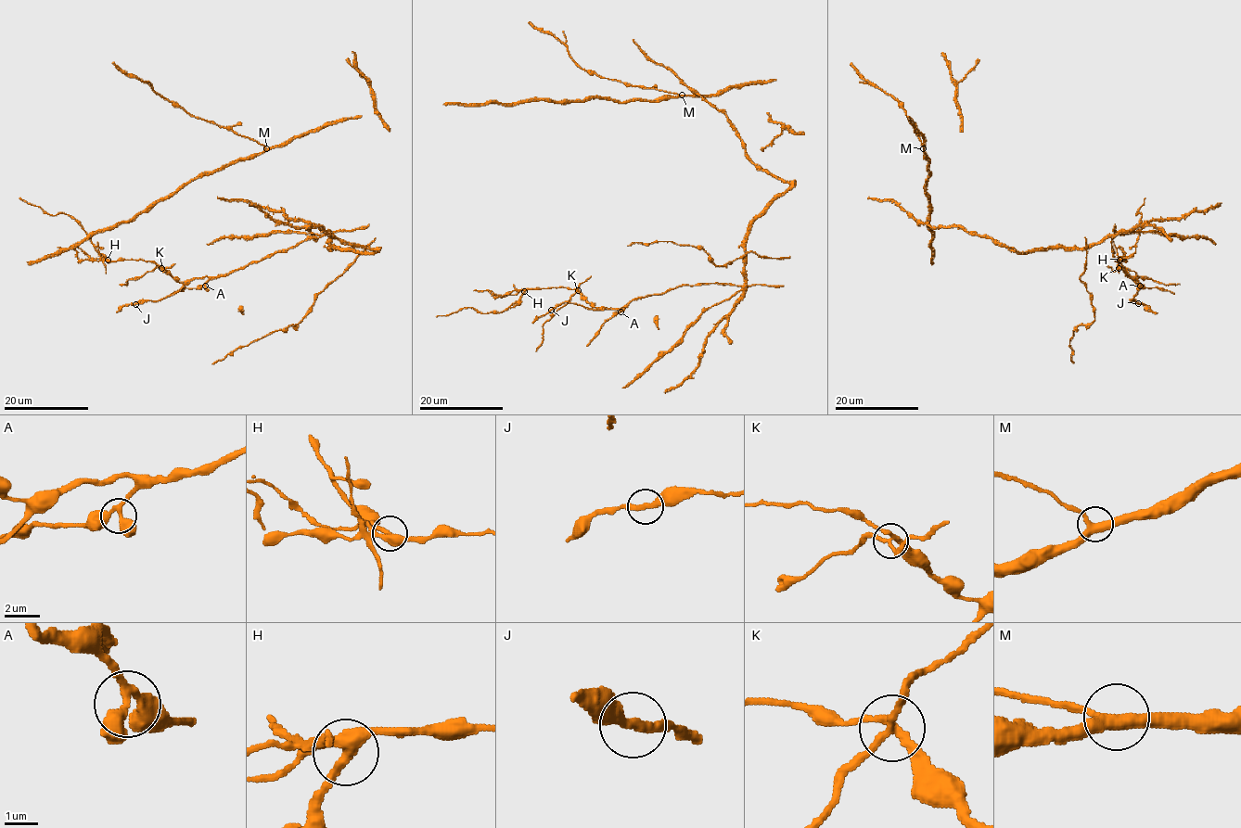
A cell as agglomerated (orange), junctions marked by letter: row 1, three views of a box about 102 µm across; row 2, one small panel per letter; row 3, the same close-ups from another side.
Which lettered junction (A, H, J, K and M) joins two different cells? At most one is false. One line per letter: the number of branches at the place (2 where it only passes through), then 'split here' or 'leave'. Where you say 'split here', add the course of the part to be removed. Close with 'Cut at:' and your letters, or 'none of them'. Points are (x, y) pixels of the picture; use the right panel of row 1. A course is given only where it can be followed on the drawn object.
A: branches 3; leave
H: branches 3; leave
J: branches 2; leave
K: branches 4; split here; course (1119, 268), (1127, 268), (1139, 276), (1152, 280), (1180, 285)
M: branches 3; leave
Cut at: K

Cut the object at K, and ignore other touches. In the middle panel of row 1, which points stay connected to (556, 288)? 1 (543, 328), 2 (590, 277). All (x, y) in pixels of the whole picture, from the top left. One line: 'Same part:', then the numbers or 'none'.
Same part: none

